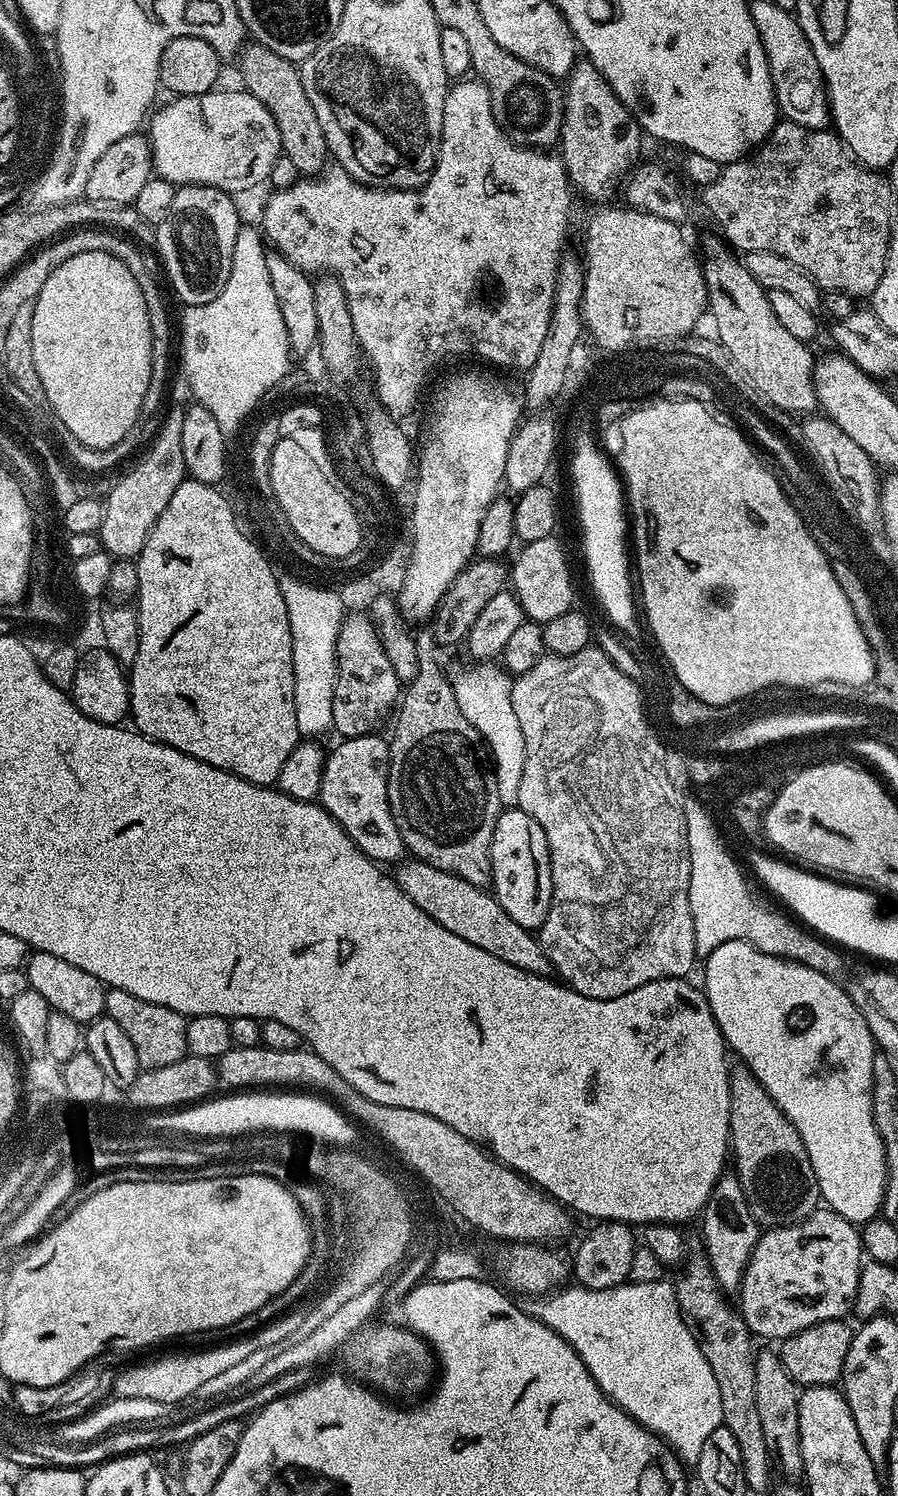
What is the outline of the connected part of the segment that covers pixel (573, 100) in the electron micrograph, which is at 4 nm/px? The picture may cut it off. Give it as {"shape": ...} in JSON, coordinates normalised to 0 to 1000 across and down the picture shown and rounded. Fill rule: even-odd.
{"shape":[[[643,39],[637,49],[630,52],[628,83],[624,85],[621,94],[621,102],[638,126],[655,134],[680,134],[677,133],[685,128],[687,130],[693,121],[714,106],[713,94],[713,84],[704,80],[699,72],[684,63],[684,60],[679,60],[675,52],[670,52],[658,40]]]}

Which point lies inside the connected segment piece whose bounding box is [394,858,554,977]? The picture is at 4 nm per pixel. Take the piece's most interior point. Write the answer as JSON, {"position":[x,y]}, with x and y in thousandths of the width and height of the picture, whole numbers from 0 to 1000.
{"position":[527,610]}

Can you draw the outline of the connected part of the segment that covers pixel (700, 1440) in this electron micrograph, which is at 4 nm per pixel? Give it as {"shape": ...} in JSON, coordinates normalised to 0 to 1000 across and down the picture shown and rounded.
{"shape":[[[713,856],[709,858],[707,857],[689,858],[679,862],[657,862],[656,861],[647,861],[645,860],[629,860],[605,868],[598,868],[594,872],[597,872],[591,872],[590,876],[592,879],[608,886],[616,888],[640,902],[644,906],[648,908],[653,916],[657,916],[661,924],[666,924],[668,928],[694,944],[706,947],[716,955],[723,955],[729,960],[737,960],[739,963],[747,967],[748,970],[757,974],[763,979],[774,979],[776,975],[782,972],[782,966],[786,965],[786,961],[791,961],[791,958],[800,956],[806,951],[804,932],[800,932],[800,921],[795,921],[795,916],[791,913],[791,910],[786,910],[786,905],[782,905],[782,902],[775,896],[775,891],[767,888],[766,883],[763,882],[762,879],[757,877],[757,871],[753,869],[753,862],[745,856],[743,858],[739,856]]]}

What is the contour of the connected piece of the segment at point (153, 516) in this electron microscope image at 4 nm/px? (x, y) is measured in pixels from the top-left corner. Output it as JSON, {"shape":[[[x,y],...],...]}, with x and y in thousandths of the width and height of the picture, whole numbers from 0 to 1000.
{"shape":[[[197,274],[184,279],[169,300],[121,328],[120,334],[115,335],[116,346],[109,358],[112,367],[121,372],[143,374],[155,372],[171,349],[185,341],[185,336],[203,325],[207,320],[203,306],[204,279],[204,275]]]}

